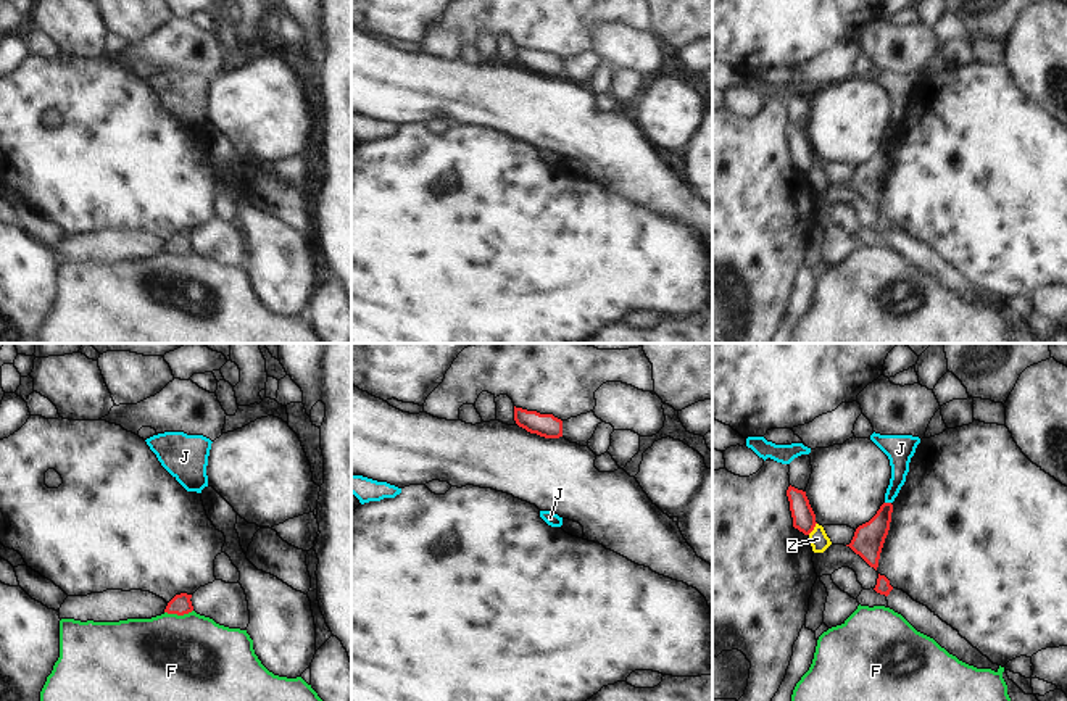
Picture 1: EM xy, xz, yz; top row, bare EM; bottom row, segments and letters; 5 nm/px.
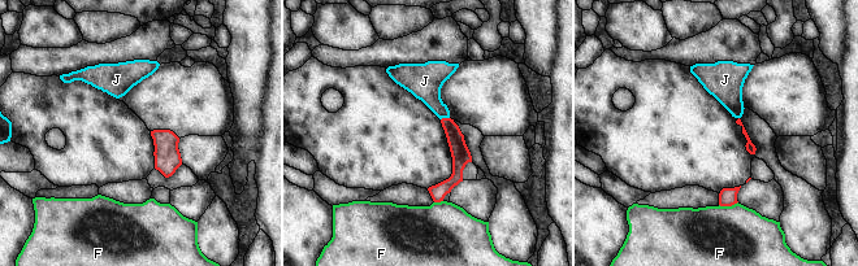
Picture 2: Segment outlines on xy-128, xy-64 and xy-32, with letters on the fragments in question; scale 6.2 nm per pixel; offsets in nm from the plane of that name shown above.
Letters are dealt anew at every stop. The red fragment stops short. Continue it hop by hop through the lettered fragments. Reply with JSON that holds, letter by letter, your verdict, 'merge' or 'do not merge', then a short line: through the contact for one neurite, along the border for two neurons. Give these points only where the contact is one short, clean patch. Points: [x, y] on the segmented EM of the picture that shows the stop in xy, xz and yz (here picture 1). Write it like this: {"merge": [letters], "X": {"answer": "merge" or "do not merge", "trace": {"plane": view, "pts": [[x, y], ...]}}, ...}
{"merge": [], "F": {"answer": "do not merge"}, "J": {"answer": "do not merge", "trace": {"plane": "yz", "pts": [[885, 501], [890, 503]]}}, "Z": {"answer": "do not merge", "trace": {"plane": "yz", "pts": [[816, 522], [808, 534]]}}}

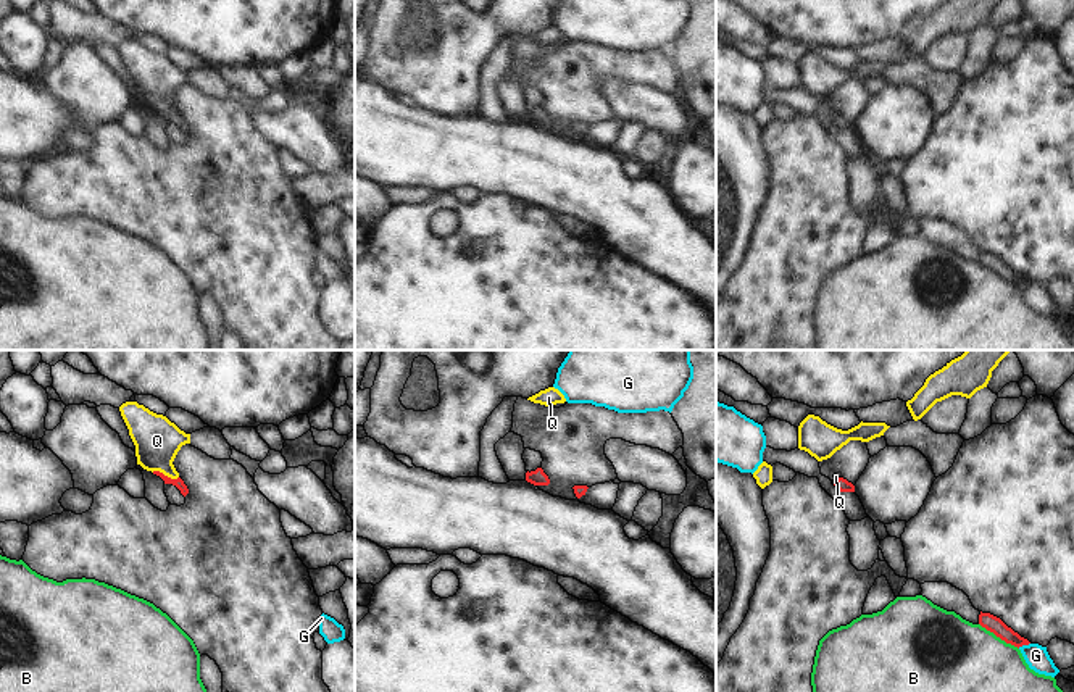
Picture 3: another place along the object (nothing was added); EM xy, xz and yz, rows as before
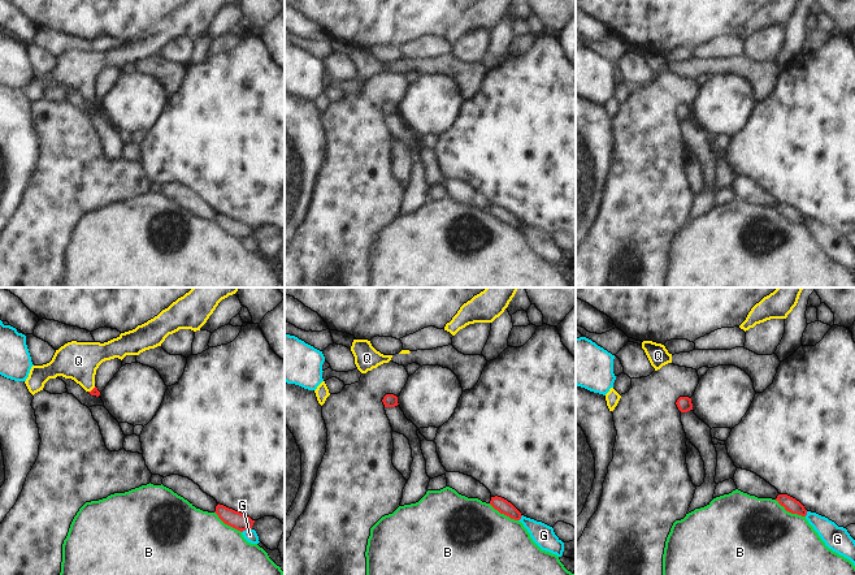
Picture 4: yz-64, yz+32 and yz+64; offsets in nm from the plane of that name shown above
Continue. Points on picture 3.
{"merge": ["Q"], "B": {"answer": "do not merge"}, "G": {"answer": "do not merge"}, "Q": {"answer": "merge", "trace": {"plane": "xy", "pts": [[178, 483], [163, 475], [157, 441]]}}}

